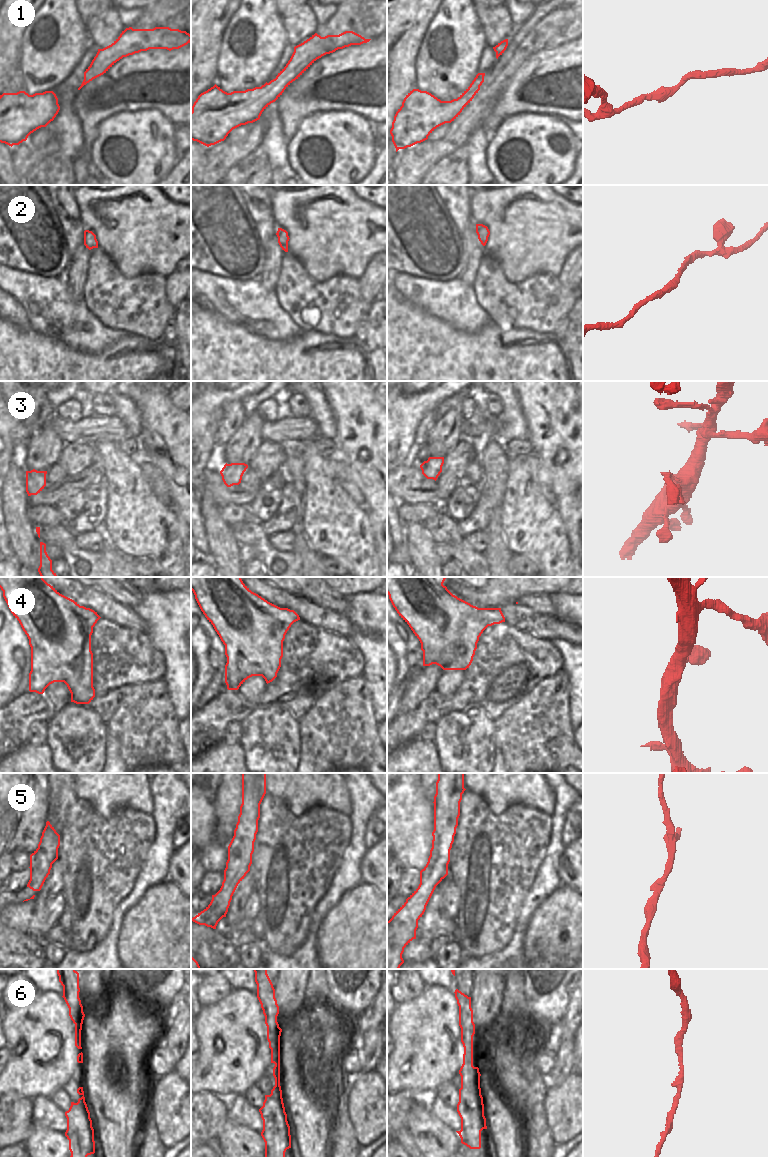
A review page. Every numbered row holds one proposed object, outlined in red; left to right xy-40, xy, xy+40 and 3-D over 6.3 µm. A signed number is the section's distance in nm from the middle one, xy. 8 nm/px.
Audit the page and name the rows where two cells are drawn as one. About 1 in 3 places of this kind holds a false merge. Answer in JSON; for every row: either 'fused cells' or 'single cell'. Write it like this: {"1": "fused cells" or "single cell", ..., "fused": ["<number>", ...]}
{"1": "single cell", "2": "single cell", "3": "single cell", "4": "single cell", "5": "single cell", "6": "single cell", "fused": []}

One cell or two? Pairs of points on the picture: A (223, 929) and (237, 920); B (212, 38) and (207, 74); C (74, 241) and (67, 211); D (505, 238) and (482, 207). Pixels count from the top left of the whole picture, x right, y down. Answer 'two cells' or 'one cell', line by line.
A: two cells
B: one cell
C: one cell
D: one cell

